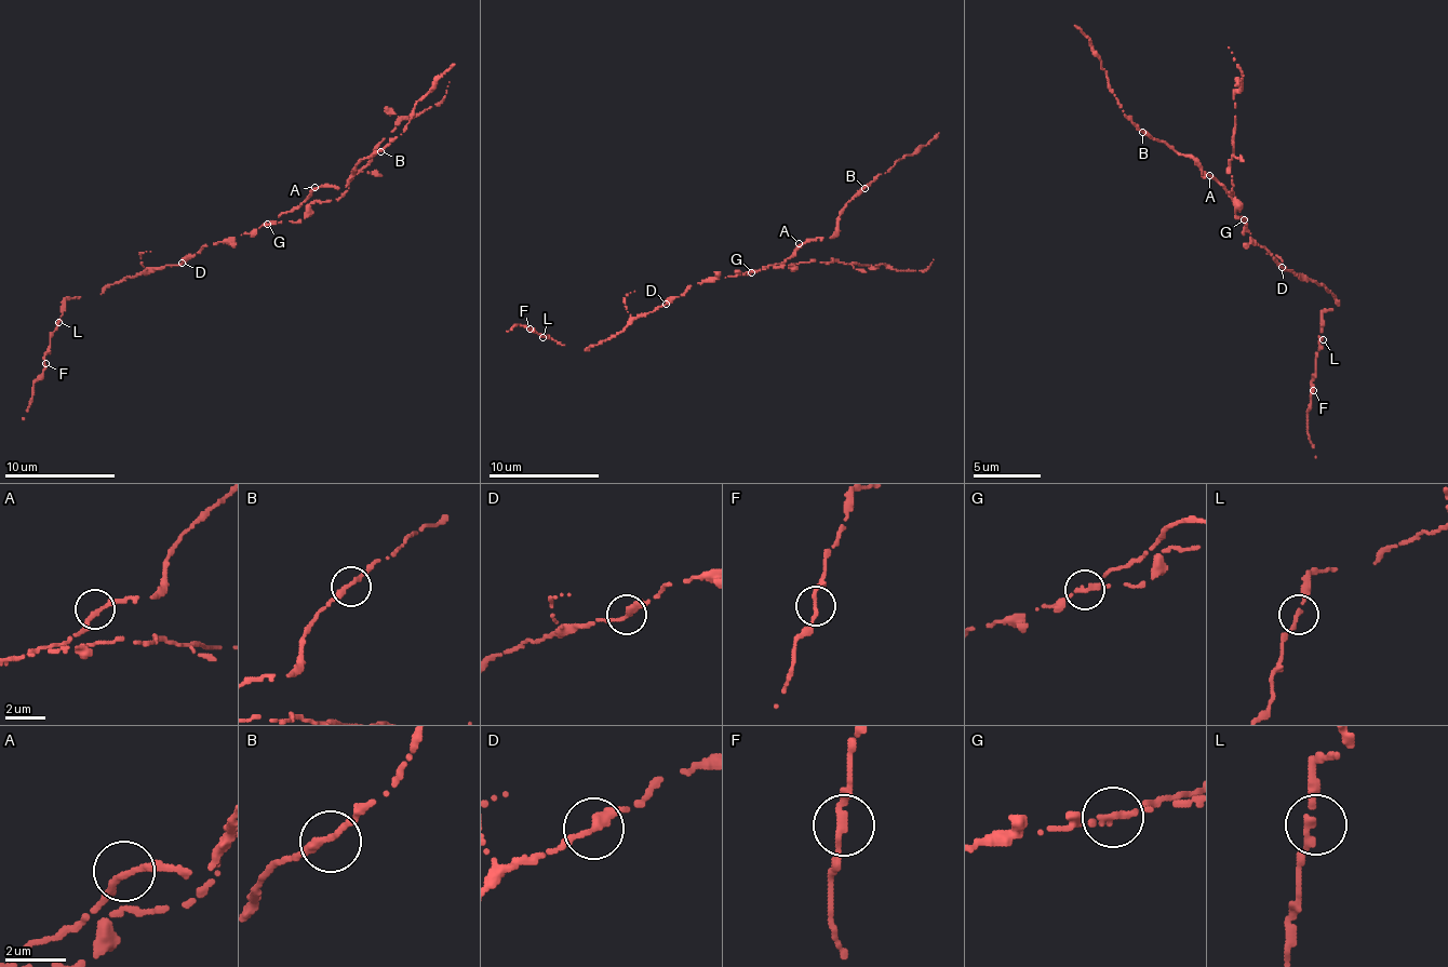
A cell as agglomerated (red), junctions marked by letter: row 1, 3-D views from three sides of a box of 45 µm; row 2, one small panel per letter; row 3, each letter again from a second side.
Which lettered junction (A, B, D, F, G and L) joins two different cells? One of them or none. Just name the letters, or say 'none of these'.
G

